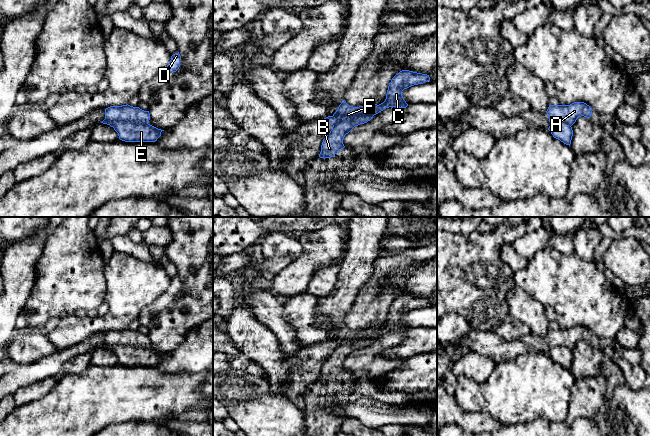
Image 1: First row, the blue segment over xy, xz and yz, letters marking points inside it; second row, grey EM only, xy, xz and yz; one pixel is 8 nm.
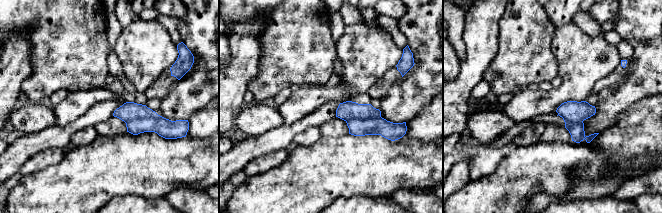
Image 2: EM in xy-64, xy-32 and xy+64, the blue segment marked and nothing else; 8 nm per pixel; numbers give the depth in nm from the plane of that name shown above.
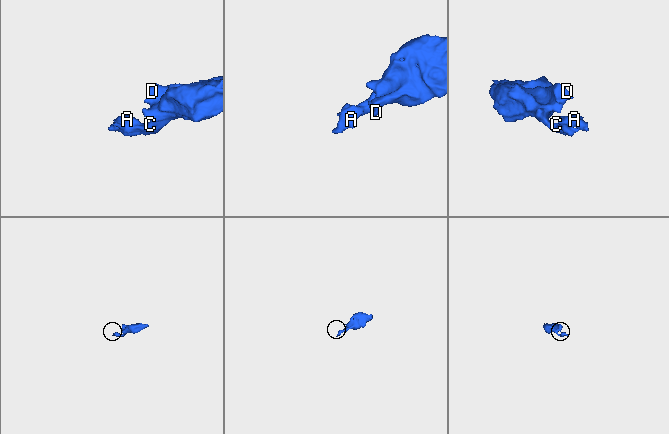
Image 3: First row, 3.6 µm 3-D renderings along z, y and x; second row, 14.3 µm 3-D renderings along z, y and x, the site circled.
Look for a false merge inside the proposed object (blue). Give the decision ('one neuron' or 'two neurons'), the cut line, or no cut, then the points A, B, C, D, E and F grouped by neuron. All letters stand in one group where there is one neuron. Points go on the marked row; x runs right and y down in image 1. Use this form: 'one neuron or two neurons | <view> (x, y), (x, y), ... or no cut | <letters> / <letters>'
two neurons | xy (105, 118), (111, 121), (147, 123) | A B F / C D E

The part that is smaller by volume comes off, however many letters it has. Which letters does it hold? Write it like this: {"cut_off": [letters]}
{"cut_off": ["A", "B", "F"]}

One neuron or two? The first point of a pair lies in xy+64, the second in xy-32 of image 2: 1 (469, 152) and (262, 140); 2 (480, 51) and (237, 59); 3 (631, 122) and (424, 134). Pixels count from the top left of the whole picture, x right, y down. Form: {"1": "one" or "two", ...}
{"1": "one", "2": "one", "3": "one"}

